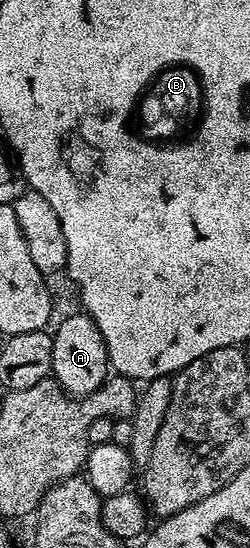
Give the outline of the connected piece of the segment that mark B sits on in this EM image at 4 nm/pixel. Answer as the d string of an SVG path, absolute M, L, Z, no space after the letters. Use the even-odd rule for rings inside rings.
M170 60L170 64L158 64L158 68L142 80L142 88L138 88L134 100L130 100L122 129L130 140L138 140L138 144L146 144L146 148L178 152L181 148L194 148L194 144L202 140L206 120L210 120L210 96L206 96L202 71L194 68L190 60Z

